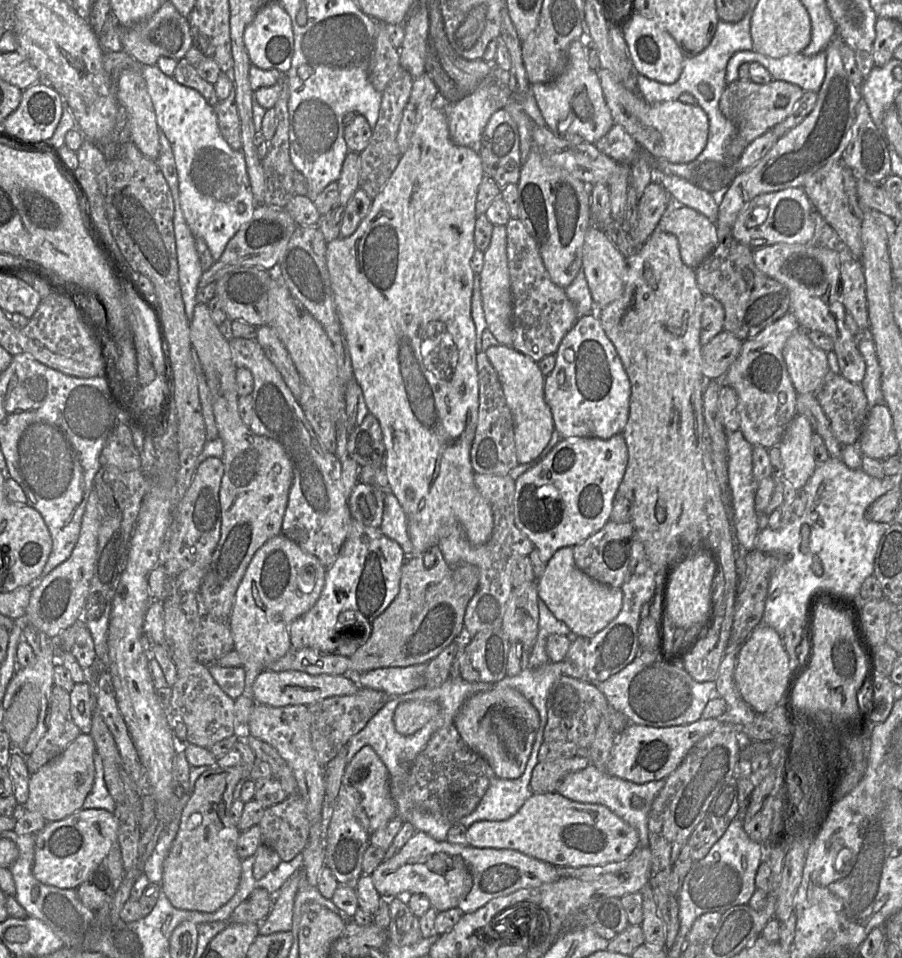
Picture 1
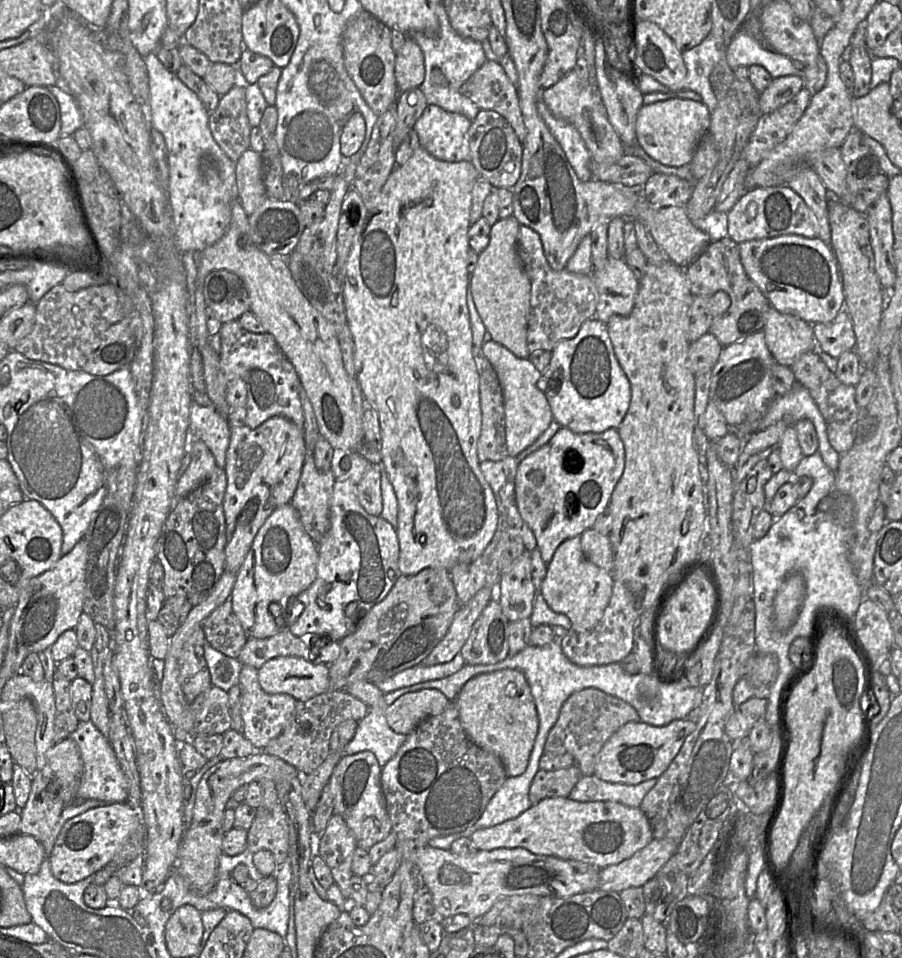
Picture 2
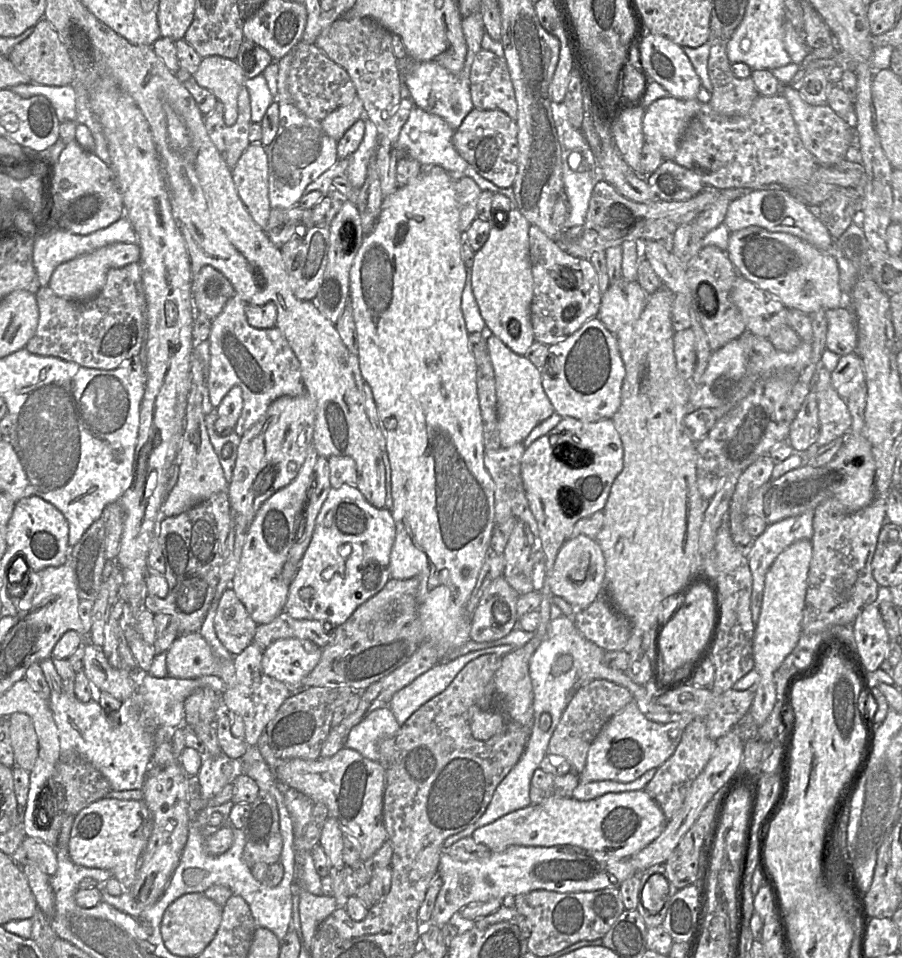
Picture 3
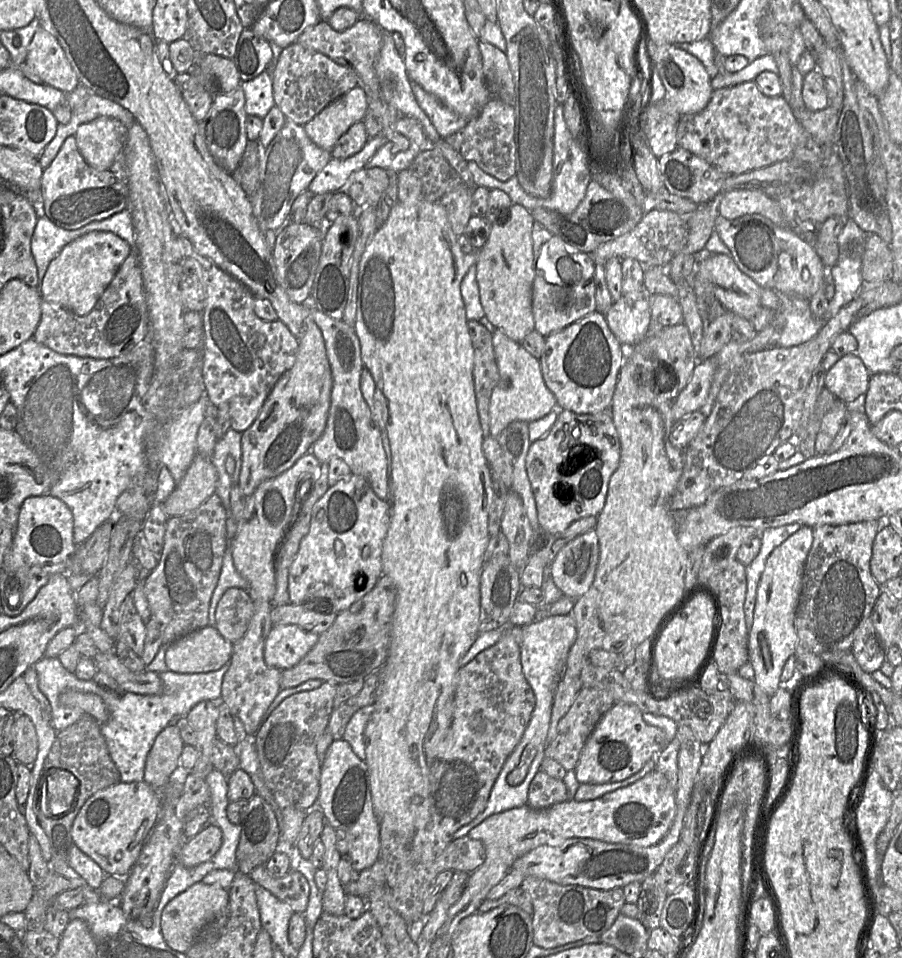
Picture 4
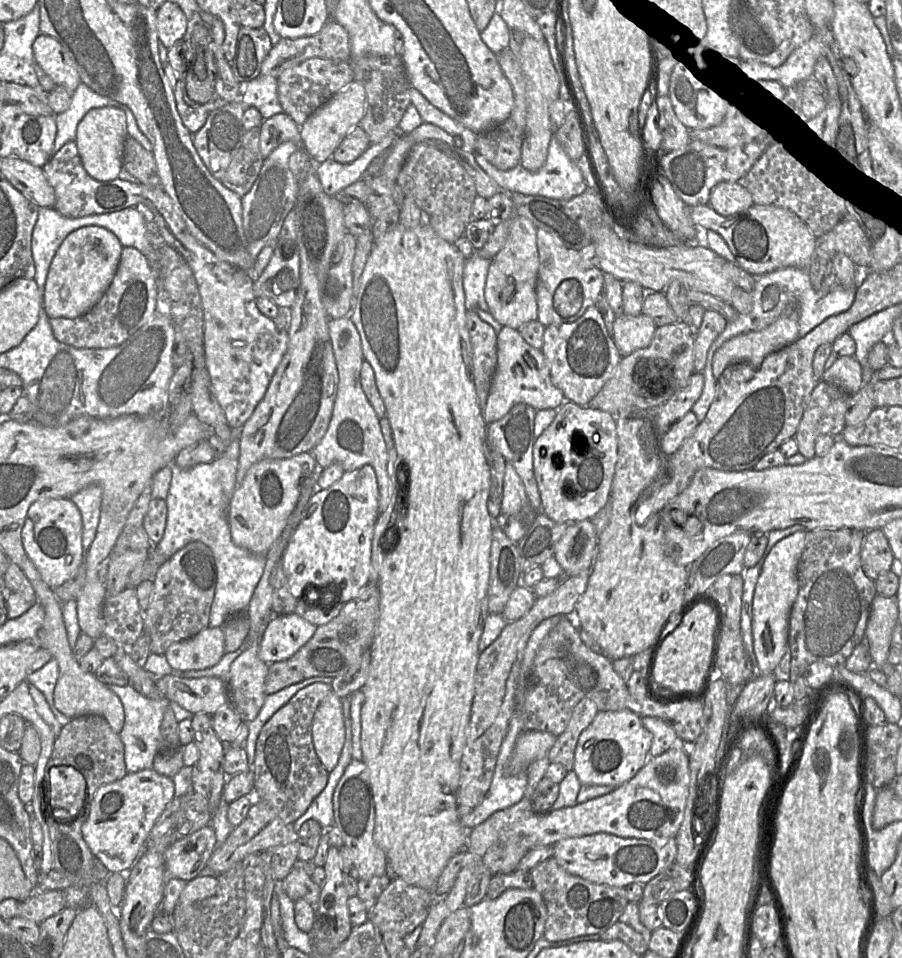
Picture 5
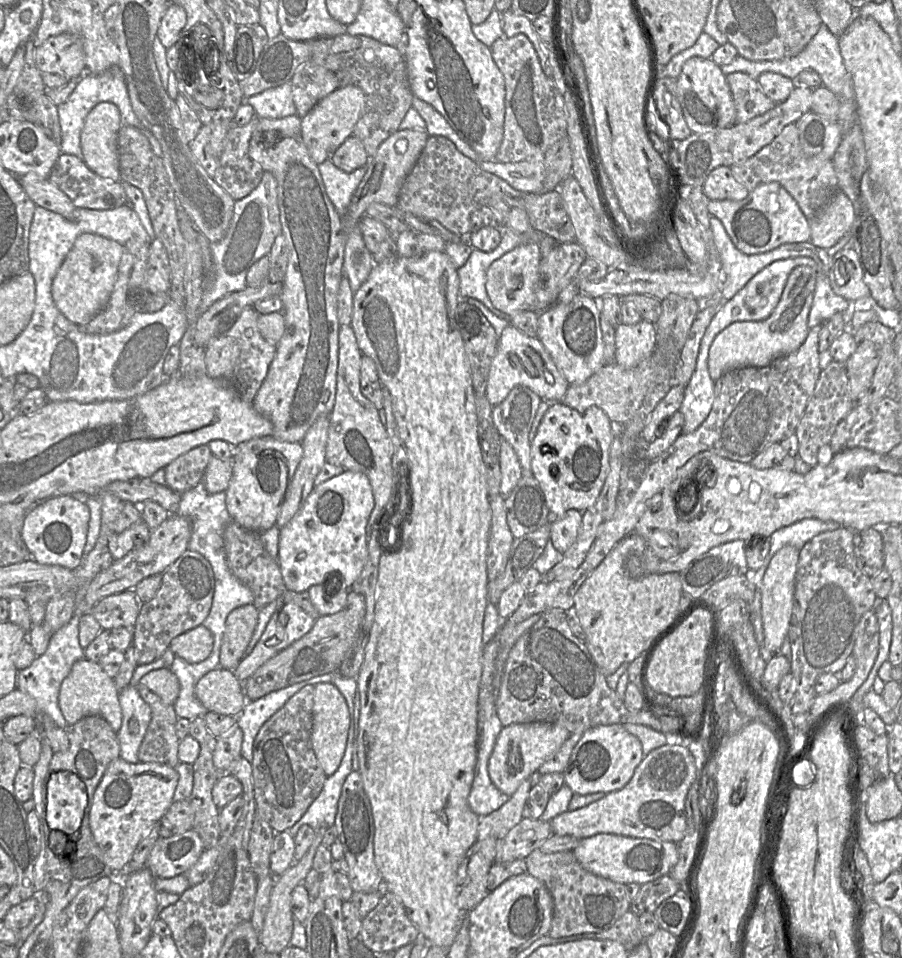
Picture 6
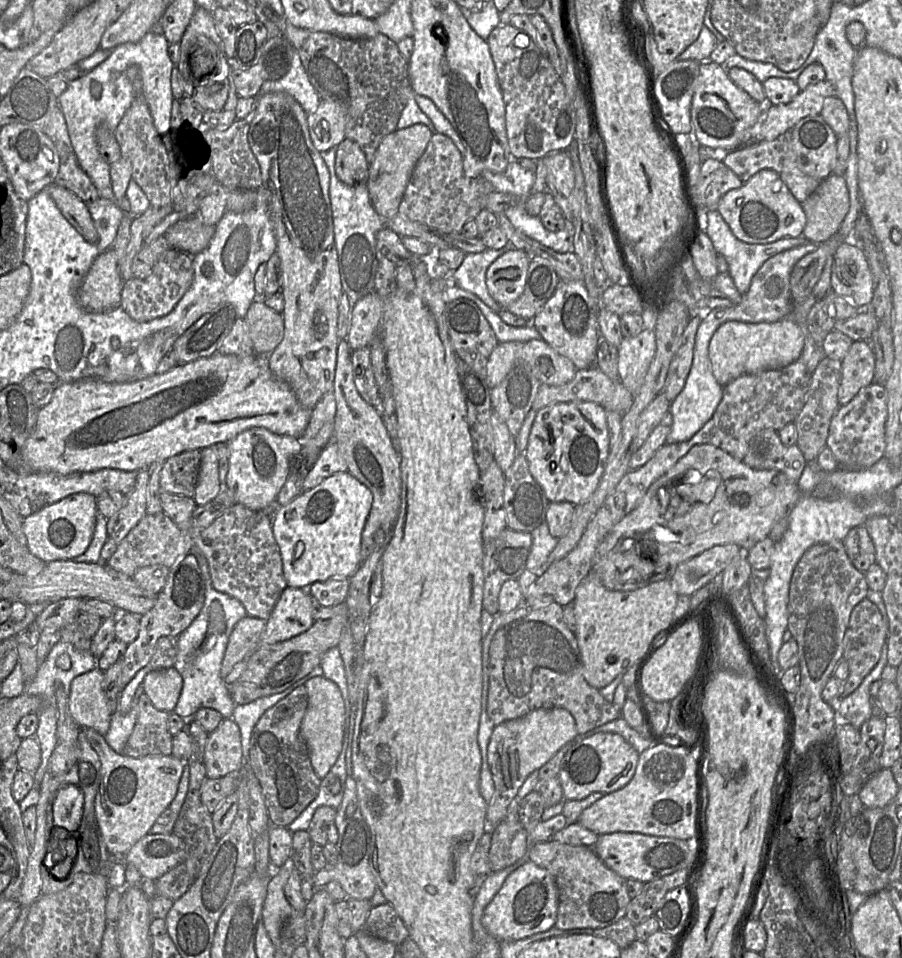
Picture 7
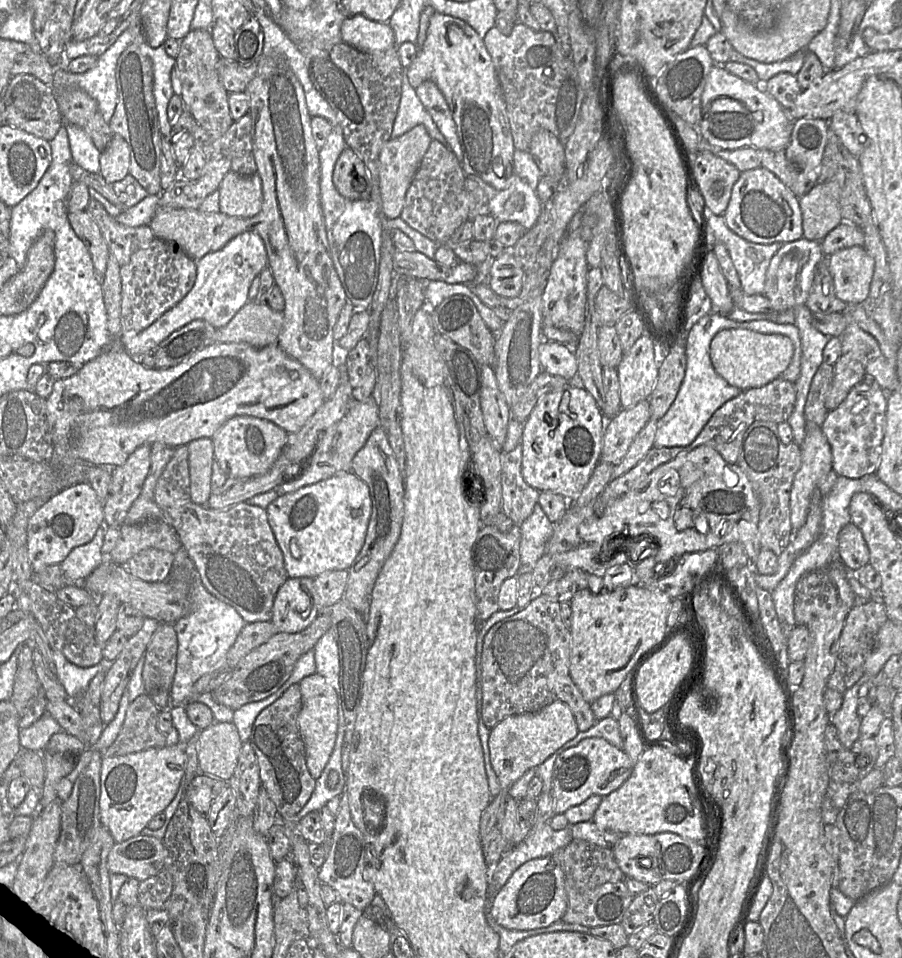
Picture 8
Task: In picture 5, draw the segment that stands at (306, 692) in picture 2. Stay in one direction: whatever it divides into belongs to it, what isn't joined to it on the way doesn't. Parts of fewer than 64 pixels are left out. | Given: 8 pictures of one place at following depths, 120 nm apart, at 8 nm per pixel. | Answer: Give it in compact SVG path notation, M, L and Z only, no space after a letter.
M296 613L273 615L260 642L259 658L267 664L289 659L311 639L316 628Z

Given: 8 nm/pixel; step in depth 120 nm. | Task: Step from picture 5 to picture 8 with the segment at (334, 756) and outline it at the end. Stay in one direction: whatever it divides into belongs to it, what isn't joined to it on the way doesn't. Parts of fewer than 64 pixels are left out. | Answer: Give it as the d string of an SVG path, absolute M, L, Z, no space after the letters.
M315 673L301 680L302 709L298 728L305 745L306 764L311 776L317 780L334 749L339 720L339 696L334 687L320 674Z

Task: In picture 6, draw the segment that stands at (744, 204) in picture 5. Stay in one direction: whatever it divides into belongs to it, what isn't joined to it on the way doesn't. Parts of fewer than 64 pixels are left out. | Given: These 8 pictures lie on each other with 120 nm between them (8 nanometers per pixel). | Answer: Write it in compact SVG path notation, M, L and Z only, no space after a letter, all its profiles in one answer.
M719 166L712 170L702 188L710 201L740 201L745 199L749 194L746 187L735 179L732 170L727 166Z

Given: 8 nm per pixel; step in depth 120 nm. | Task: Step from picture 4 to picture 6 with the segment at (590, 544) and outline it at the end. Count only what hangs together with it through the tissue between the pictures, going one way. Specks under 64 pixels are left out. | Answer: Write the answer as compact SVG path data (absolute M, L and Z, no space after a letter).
M570 509L561 517L552 517L550 521L550 540L561 553L565 553L575 542L582 524L583 513Z

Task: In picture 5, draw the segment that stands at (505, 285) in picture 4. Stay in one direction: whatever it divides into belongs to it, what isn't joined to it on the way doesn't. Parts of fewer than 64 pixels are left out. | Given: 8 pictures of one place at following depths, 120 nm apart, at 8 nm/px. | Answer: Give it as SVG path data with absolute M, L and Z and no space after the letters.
M513 215L506 243L491 260L484 290L489 312L501 325L518 329L522 324L538 319L538 267L537 228L528 218Z

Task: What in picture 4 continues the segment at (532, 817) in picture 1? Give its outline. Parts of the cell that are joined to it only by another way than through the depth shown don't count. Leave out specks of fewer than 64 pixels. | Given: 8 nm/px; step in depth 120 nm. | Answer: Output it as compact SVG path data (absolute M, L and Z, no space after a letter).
M654 769L638 781L594 800L568 799L546 809L532 809L525 805L489 816L468 833L470 838L484 844L486 860L470 873L463 893L449 909L439 935L452 938L460 922L478 911L489 891L506 876L513 863L538 846L561 844L572 838L591 838L607 843L650 847L664 838L675 814L675 788Z

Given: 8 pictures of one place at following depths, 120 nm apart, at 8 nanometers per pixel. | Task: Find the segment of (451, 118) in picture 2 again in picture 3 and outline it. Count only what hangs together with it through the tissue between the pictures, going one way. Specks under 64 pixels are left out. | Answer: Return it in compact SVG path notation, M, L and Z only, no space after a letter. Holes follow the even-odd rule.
M414 106L410 112L408 120L402 127L398 141L396 143L397 160L402 158L412 158L424 166L440 166L452 176L464 176L464 171L469 163L457 152L452 143L455 133L441 117L426 112ZM412 129L418 129L420 134L417 140L410 138Z

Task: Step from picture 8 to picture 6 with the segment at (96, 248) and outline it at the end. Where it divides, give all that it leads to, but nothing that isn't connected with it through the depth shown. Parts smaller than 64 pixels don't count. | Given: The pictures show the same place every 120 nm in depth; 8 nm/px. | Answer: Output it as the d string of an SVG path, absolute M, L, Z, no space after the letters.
M27 173L18 177L18 181L36 206L56 212L66 219L74 219L77 208L71 199L49 179Z

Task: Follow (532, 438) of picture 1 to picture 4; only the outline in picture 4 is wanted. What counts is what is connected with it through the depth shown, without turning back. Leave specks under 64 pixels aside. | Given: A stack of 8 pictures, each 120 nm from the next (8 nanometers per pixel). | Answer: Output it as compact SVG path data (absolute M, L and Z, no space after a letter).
M500 329L492 334L492 339L499 382L491 393L489 416L490 434L496 436L513 421L521 420L529 423L542 418L557 406L557 400L545 384L539 359Z

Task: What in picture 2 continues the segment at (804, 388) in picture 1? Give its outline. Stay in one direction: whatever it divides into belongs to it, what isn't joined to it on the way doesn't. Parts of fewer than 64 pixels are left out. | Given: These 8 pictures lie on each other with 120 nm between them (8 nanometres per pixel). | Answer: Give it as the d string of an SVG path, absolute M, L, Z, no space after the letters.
M771 306L762 331L775 362L790 367L805 352L818 349L813 327L799 317Z

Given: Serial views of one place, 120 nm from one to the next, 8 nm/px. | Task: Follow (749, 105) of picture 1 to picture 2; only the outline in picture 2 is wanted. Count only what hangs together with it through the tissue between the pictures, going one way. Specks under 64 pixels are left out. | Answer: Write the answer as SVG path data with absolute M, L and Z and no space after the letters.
M797 75L773 79L770 86L760 93L762 114L771 113L791 101L804 88L804 80Z

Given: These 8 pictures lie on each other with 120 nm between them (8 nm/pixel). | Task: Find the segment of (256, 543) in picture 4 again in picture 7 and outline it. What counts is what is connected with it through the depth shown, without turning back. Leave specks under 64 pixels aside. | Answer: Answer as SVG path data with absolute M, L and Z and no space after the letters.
M254 427L239 433L227 442L229 451L229 469L226 475L225 488L228 489L235 503L242 504L255 511L262 511L270 503L277 500L278 493L284 486L288 475L290 460L302 449L299 439L289 435L278 435L261 427Z

